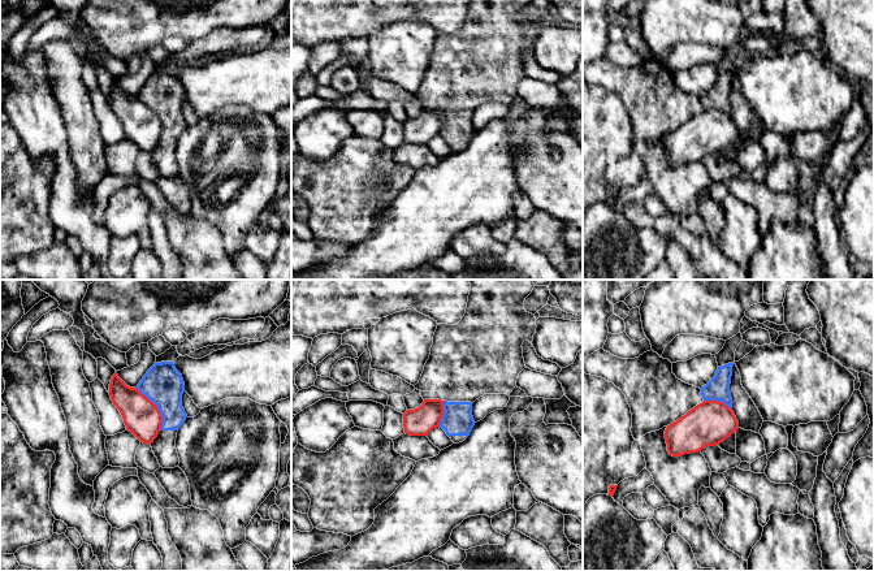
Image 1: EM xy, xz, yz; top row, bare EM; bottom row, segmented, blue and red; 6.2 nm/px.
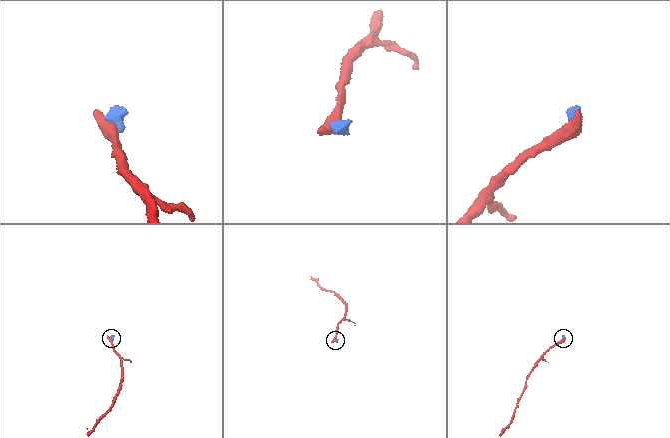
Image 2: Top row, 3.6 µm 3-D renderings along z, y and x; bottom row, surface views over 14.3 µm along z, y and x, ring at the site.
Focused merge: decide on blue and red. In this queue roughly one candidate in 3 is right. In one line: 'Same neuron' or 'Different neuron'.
Different neuron

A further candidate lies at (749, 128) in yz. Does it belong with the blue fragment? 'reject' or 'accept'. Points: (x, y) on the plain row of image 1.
reject

